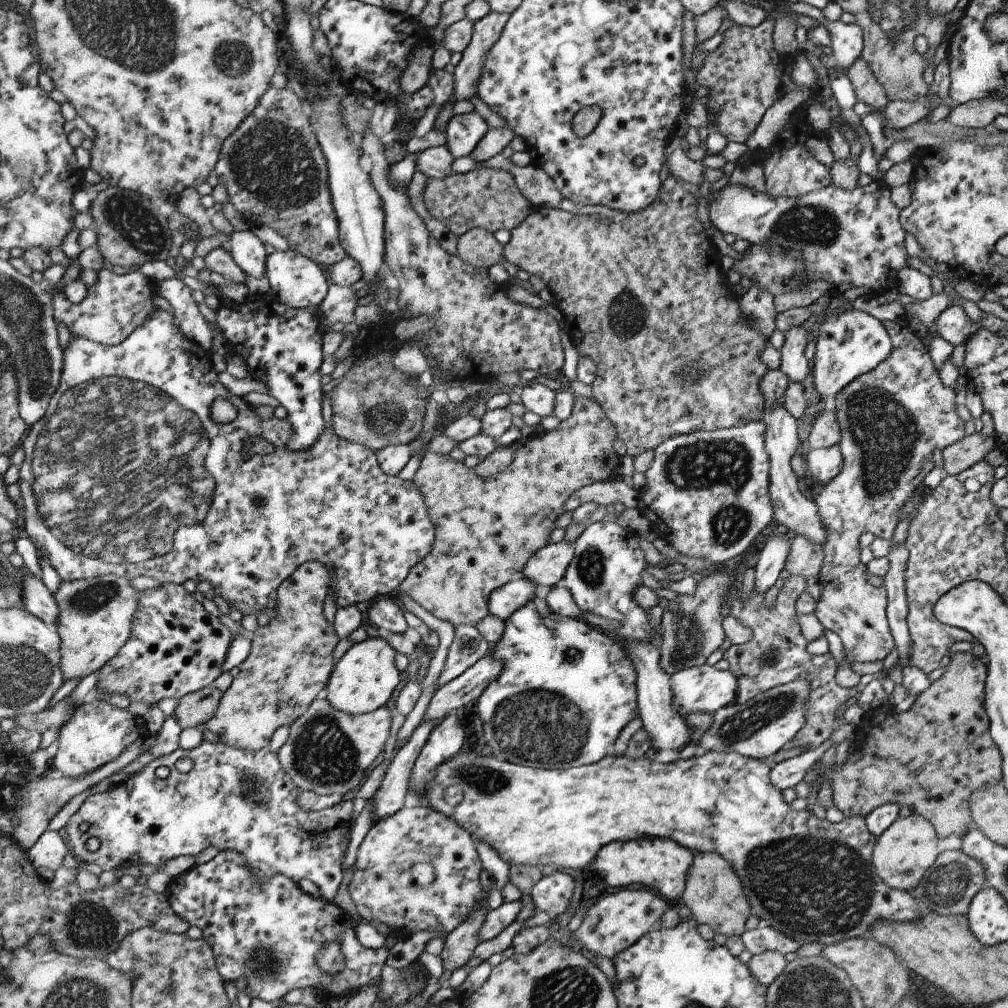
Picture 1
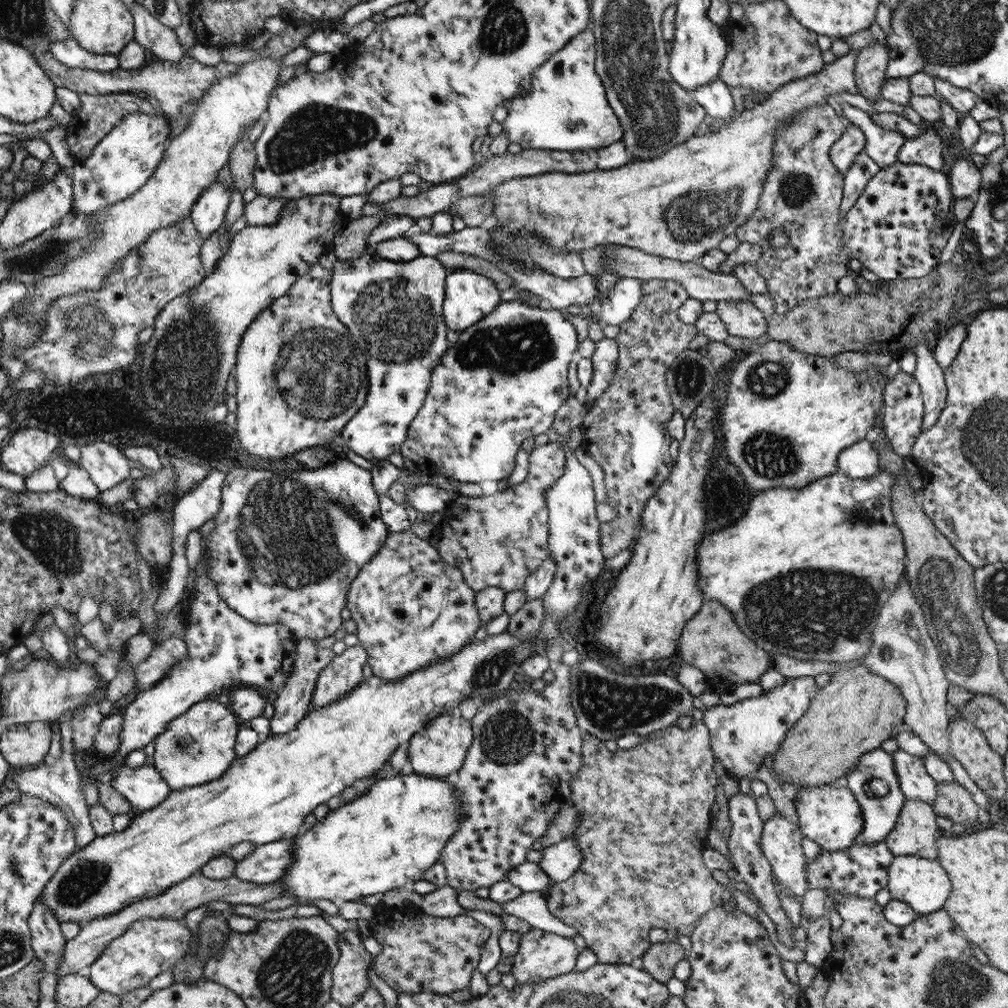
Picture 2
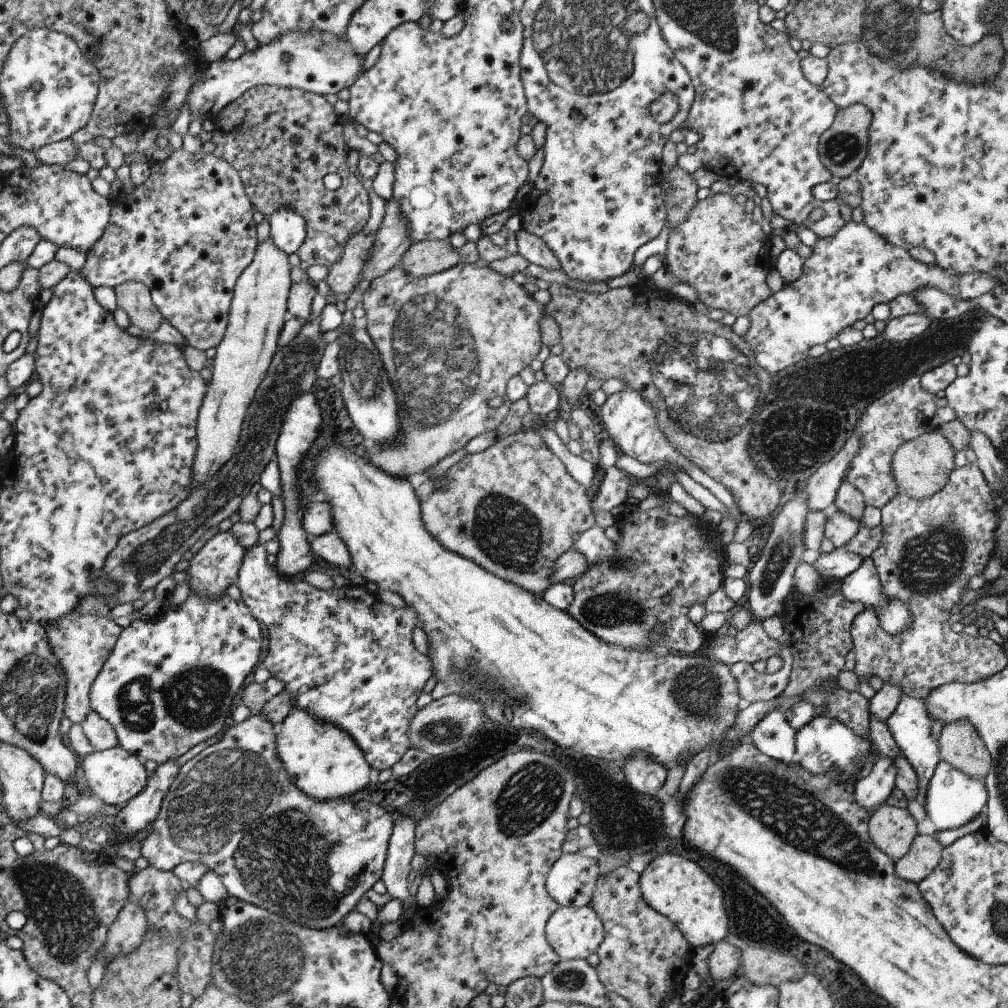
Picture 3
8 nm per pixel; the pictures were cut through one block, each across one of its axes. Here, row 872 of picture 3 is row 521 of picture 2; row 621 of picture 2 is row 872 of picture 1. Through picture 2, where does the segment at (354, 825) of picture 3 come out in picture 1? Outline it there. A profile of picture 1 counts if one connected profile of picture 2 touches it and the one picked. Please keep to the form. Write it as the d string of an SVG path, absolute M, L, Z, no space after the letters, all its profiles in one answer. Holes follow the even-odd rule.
M203 741L202 745L194 750L178 747L168 756L155 758L139 773L102 792L85 798L80 810L74 814L64 828L63 835L70 842L73 856L80 862L96 864L102 871L122 868L124 866L152 864L157 867L164 866L168 861L179 857L196 857L210 846L219 851L236 850L244 854L248 867L256 874L256 878L272 878L276 874L287 875L296 883L302 878L308 878L319 887L321 898L332 902L339 892L342 882L342 863L346 856L348 844L351 840L350 830L354 823L354 801L343 800L336 806L306 812L296 804L296 796L300 794L299 786L292 782L289 772L284 772L280 766L279 755L268 747L258 750L239 749L228 746L227 743ZM188 757L193 760L193 768L186 774L180 773L174 763L180 758ZM159 766L166 766L170 770L167 778L160 779L154 772ZM246 782L260 782L262 784L262 802L254 802L252 796L244 794ZM82 822L90 825L86 833L79 830ZM90 838L97 838L101 848L96 852L89 852L85 843Z

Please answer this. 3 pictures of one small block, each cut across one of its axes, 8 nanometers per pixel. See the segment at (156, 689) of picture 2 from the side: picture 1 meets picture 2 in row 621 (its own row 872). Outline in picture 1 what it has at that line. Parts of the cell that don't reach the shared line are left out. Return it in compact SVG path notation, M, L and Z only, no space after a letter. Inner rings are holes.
M224 850L204 864L195 865L188 873L171 878L166 894L171 902L172 911L183 917L190 927L202 930L204 939L215 951L218 972L223 980L232 982L239 992L252 998L260 998L275 1004L286 996L290 990L314 988L320 1000L329 996L344 996L355 993L362 986L380 987L381 972L388 957L388 948L382 946L378 950L365 947L356 938L354 920L336 904L321 897L304 893L294 879L284 874L276 874L272 878L256 878L256 874L248 867L244 854L236 850ZM331 942L340 942L343 954L347 958L347 968L342 974L326 974L320 970L319 953Z

